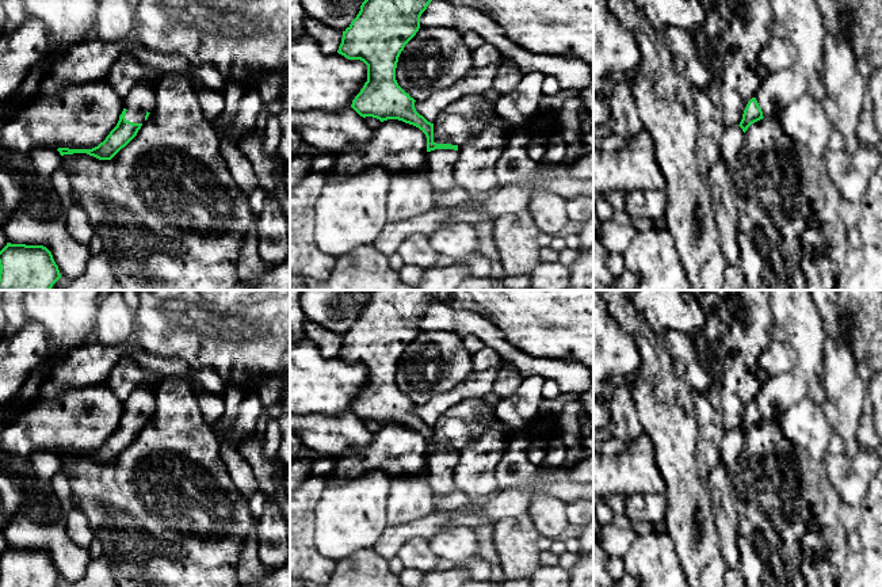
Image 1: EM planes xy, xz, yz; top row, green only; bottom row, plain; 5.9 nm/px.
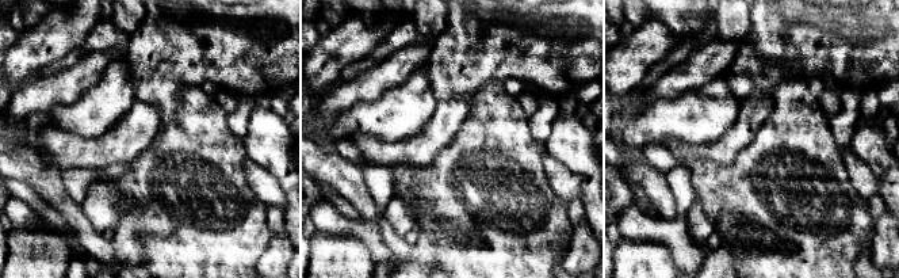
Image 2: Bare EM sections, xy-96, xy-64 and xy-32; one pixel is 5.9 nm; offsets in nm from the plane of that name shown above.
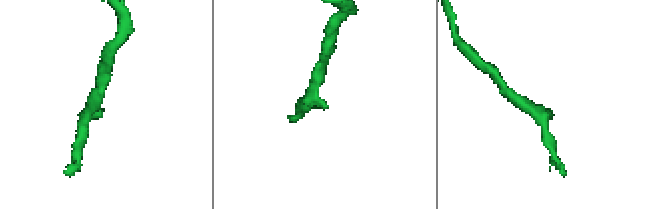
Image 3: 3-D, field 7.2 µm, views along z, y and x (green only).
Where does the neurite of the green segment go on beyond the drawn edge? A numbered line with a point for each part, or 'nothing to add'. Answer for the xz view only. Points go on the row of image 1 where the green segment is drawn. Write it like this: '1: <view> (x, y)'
1: xz (440, 166)

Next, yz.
1: yz (801, 18)

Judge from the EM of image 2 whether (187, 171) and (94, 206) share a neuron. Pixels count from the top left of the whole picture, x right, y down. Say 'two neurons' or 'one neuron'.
two neurons

